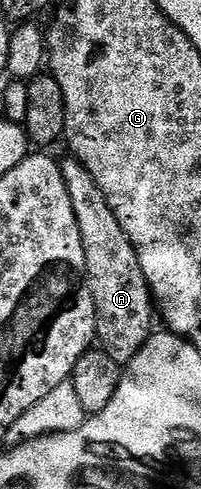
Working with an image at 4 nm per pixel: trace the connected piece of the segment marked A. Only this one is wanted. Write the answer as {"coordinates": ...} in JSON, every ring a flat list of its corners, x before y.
{"coordinates":[[75,159,65,160,60,170,66,179,66,191,70,191,70,203,74,203,74,215,78,219,78,231,86,251,88,283,92,286,96,304,96,336,110,359,124,367,134,359,134,355,138,355,154,332,152,290,148,288,148,280,126,231,122,231,110,203,90,171]]}

